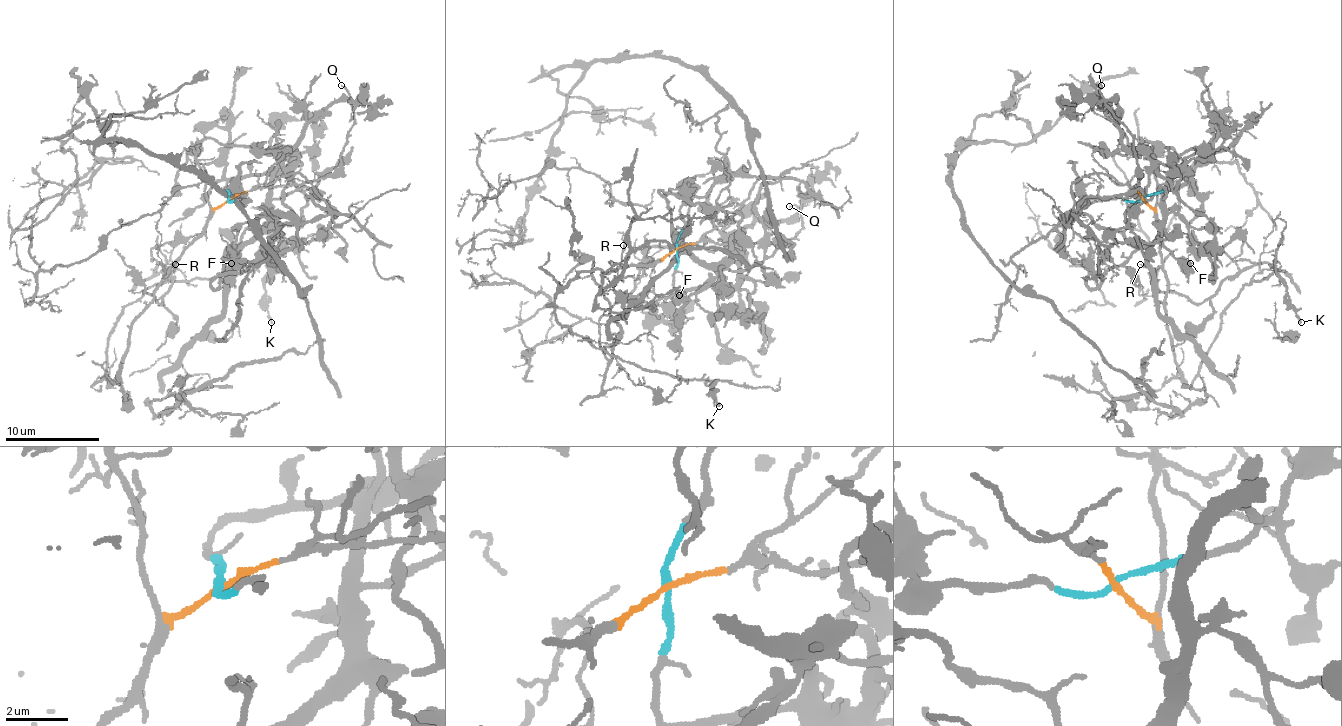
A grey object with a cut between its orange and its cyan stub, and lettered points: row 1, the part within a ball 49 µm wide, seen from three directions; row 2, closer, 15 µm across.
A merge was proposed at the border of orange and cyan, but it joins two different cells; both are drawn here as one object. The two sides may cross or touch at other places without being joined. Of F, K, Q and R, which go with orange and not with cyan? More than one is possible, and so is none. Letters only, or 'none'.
K, Q, R

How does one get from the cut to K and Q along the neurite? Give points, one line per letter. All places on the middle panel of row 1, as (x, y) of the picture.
K: (677, 249), (656, 263), (583, 270), (554, 298), (554, 317), (653, 371), (717, 381), (712, 390), (719, 407)
Q: (677, 249), (698, 242), (783, 244), (802, 228), (799, 209), (790, 206)

